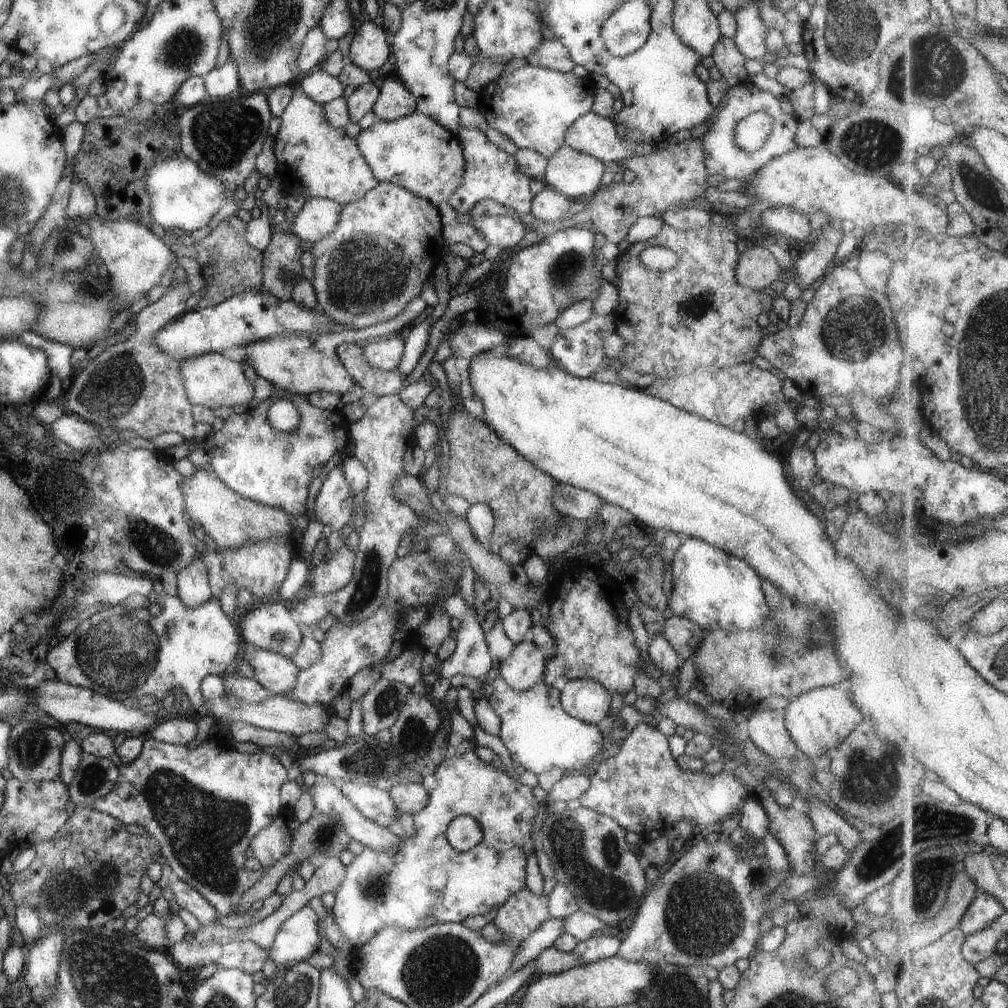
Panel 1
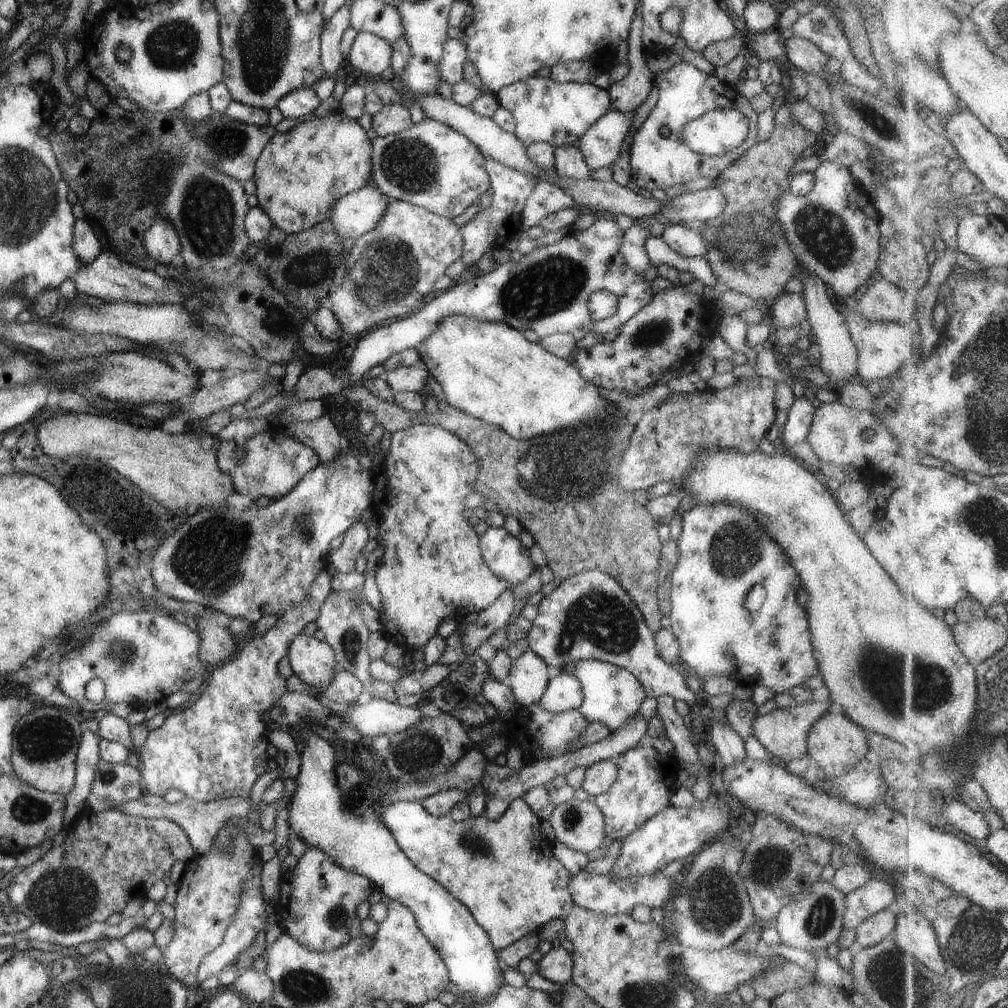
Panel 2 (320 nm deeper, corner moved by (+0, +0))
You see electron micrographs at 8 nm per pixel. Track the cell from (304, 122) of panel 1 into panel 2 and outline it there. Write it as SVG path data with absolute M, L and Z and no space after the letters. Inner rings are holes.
M320 109L310 120L297 122L286 133L276 133L257 156L251 179L257 207L285 235L307 230L327 219L333 200L370 184L370 153L370 141L357 121L343 117L339 110Z

